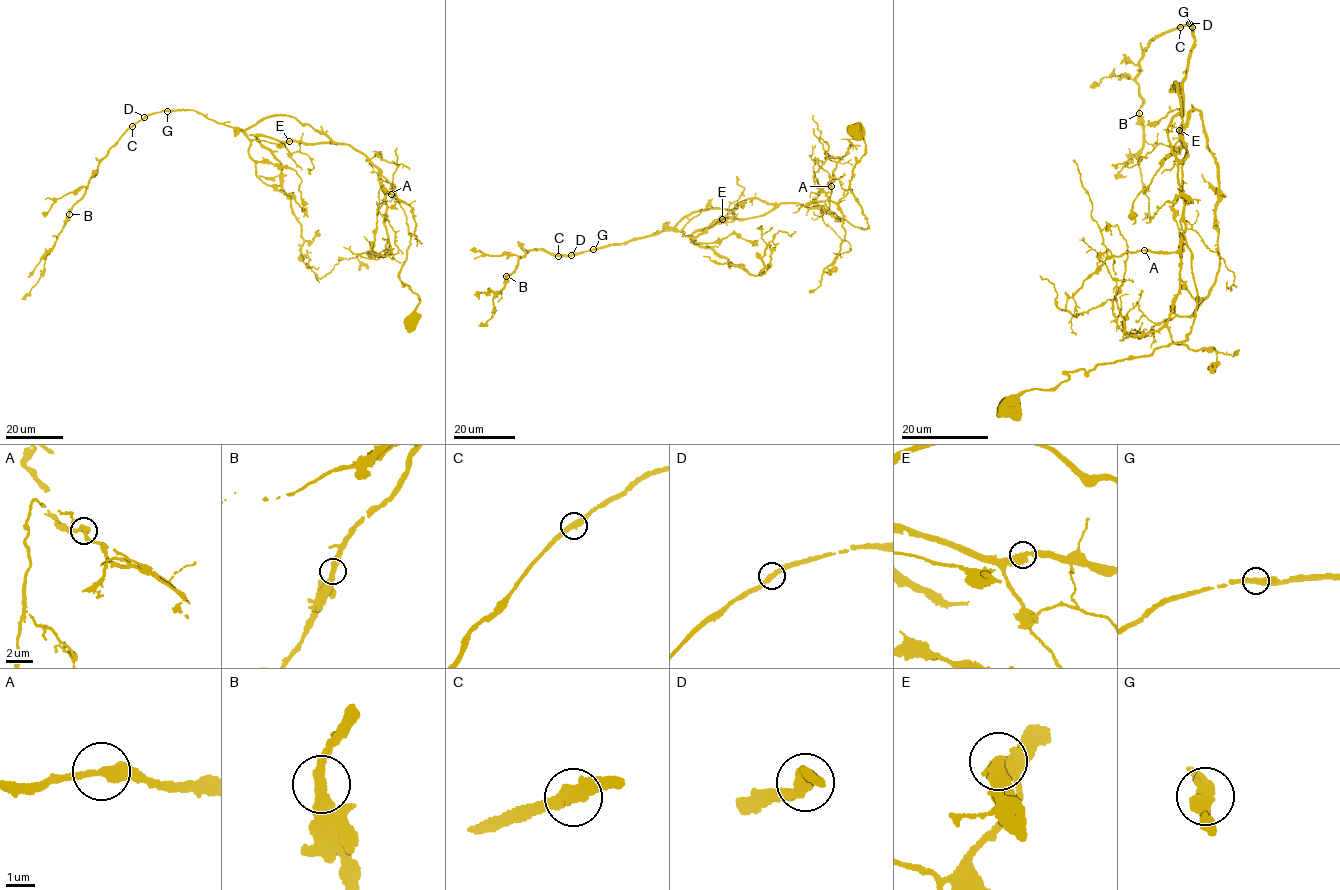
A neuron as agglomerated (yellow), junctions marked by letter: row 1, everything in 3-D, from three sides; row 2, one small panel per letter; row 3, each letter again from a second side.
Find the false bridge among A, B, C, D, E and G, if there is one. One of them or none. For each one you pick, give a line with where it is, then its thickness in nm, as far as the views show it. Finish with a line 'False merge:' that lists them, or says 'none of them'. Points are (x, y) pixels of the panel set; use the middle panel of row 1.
False merge: none of them

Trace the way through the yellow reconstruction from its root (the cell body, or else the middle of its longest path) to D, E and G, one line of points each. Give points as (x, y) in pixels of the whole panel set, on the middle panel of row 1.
D: (855, 132), (865, 153), (850, 188), (867, 228), (827, 210), (748, 198), (571, 255)
E: (855, 132), (865, 153), (850, 188), (868, 228), (787, 202), (758, 216), (721, 219)
G: (855, 132), (865, 153), (850, 188), (867, 228), (827, 210), (748, 198), (594, 249)

